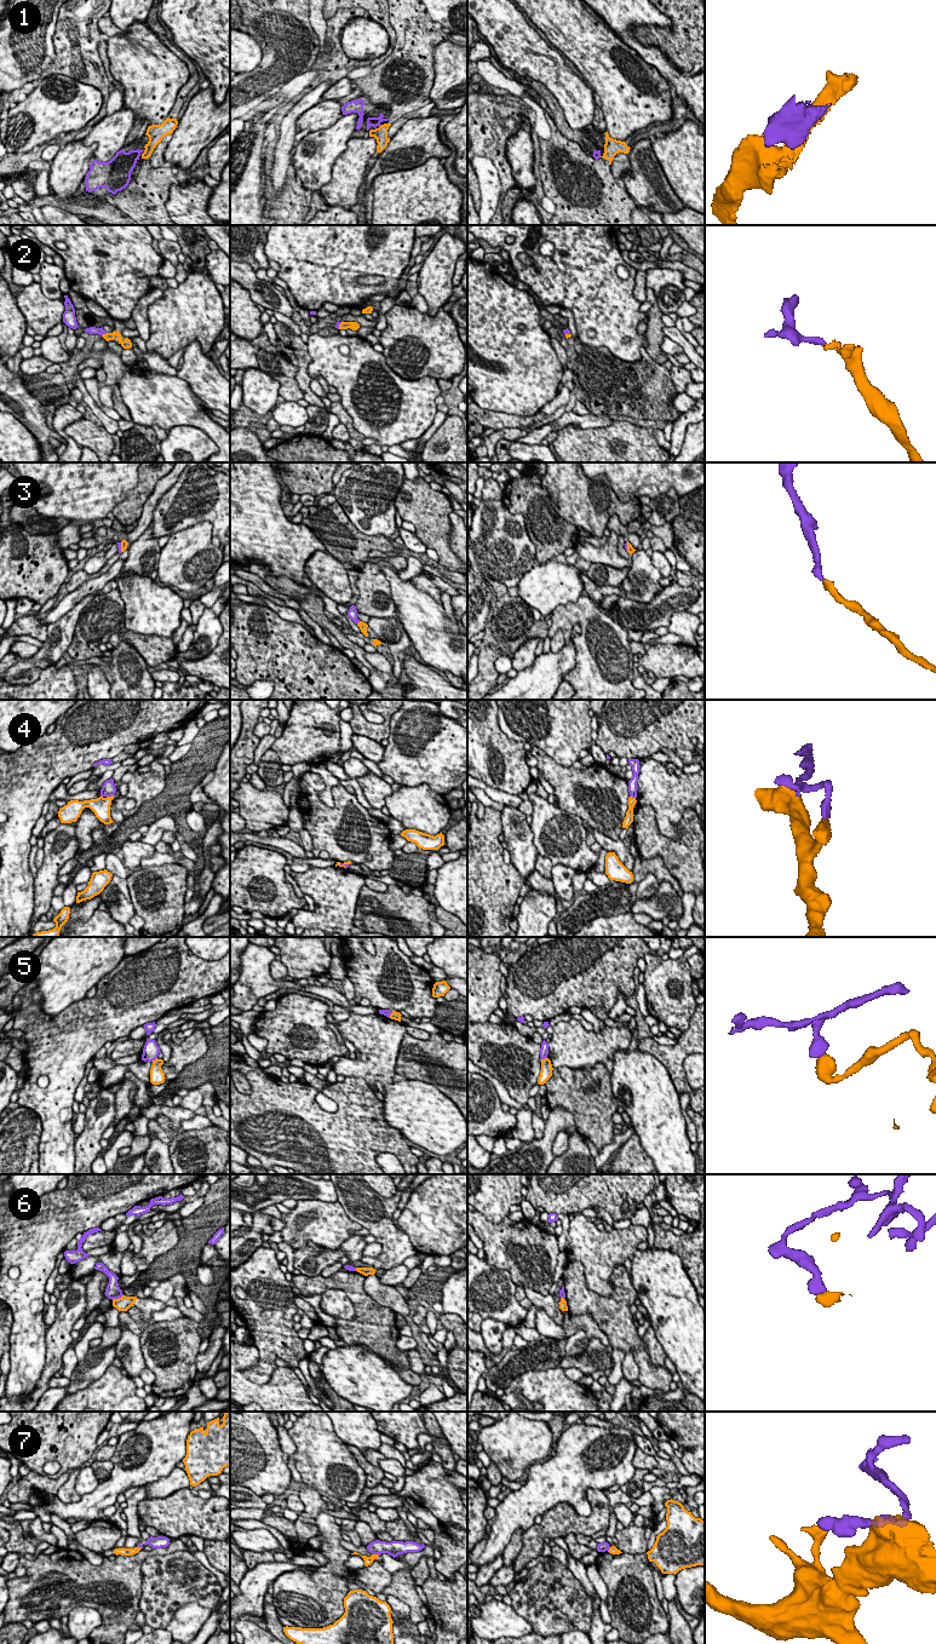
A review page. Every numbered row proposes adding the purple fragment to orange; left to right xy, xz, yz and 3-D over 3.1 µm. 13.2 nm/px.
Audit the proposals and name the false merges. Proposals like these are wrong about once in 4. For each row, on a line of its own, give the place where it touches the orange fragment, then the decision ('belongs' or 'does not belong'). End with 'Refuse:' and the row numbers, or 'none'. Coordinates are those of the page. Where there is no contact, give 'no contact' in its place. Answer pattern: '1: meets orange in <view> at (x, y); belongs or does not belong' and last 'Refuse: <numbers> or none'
1: meets orange in xz at (380, 126); belongs
2: meets orange in xy at (104, 334); belongs
3: meets orange in xz at (359, 622); belongs
4: meets orange in xy at (109, 797); does not belong
5: meets orange in yz at (545, 1058); does not belong
6: meets orange in xy at (119, 1298); does not belong
7: meets orange in xz at (375, 1555); does not belong
Refuse: 4, 5, 6, 7

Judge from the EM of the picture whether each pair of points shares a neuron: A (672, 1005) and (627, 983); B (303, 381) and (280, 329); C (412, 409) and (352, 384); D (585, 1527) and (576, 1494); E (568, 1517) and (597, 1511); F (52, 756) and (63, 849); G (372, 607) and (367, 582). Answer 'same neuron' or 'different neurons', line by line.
A: different neurons
B: same neuron
C: same neuron
D: different neurons
E: same neuron
F: different neurons
G: same neuron

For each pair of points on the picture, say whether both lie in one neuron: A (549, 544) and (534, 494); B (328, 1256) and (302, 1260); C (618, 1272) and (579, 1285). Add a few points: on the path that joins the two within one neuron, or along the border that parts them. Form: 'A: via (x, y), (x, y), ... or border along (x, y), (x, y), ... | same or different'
A: via (549, 532), (535, 506) | same
B: via (322, 1258), (308, 1259) | same
C: via (618, 1288), (618, 1293), (610, 1300), (592, 1300) | same

